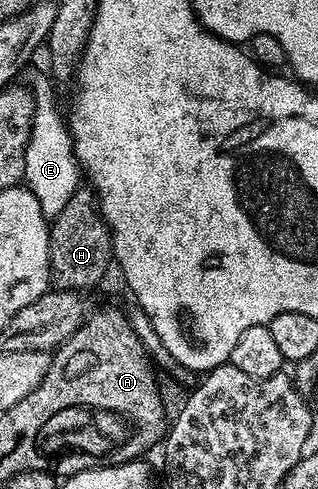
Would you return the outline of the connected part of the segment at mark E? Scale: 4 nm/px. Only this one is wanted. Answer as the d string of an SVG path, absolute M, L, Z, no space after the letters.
M41 100L35 106L31 138L27 142L27 166L25 167L24 187L29 189L35 198L39 198L39 210L43 210L46 218L52 218L67 206L82 183L83 173L73 153L73 138L69 135L66 121L55 105L49 100Z

